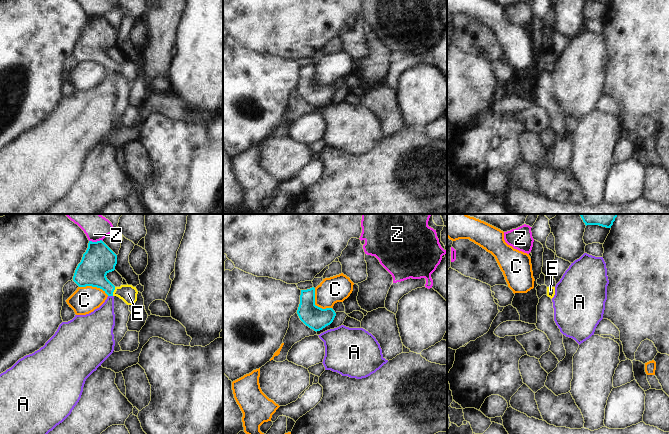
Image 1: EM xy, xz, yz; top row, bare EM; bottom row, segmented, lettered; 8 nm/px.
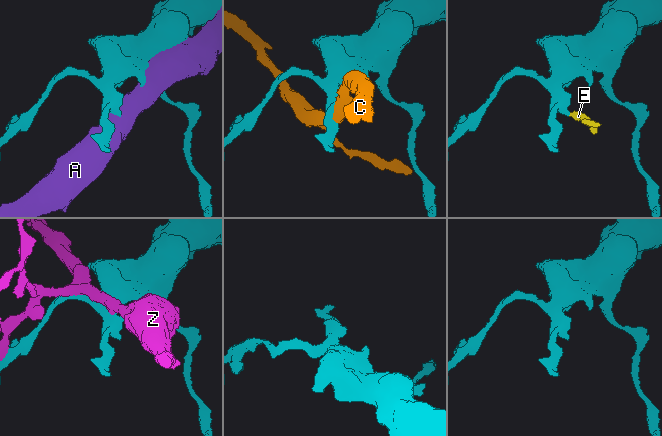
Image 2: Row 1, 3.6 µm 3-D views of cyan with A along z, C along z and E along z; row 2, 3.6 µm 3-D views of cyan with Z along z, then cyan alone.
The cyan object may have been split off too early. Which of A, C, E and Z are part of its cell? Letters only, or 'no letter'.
E

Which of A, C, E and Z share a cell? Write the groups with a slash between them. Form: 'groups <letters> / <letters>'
groups A / C / E / Z

